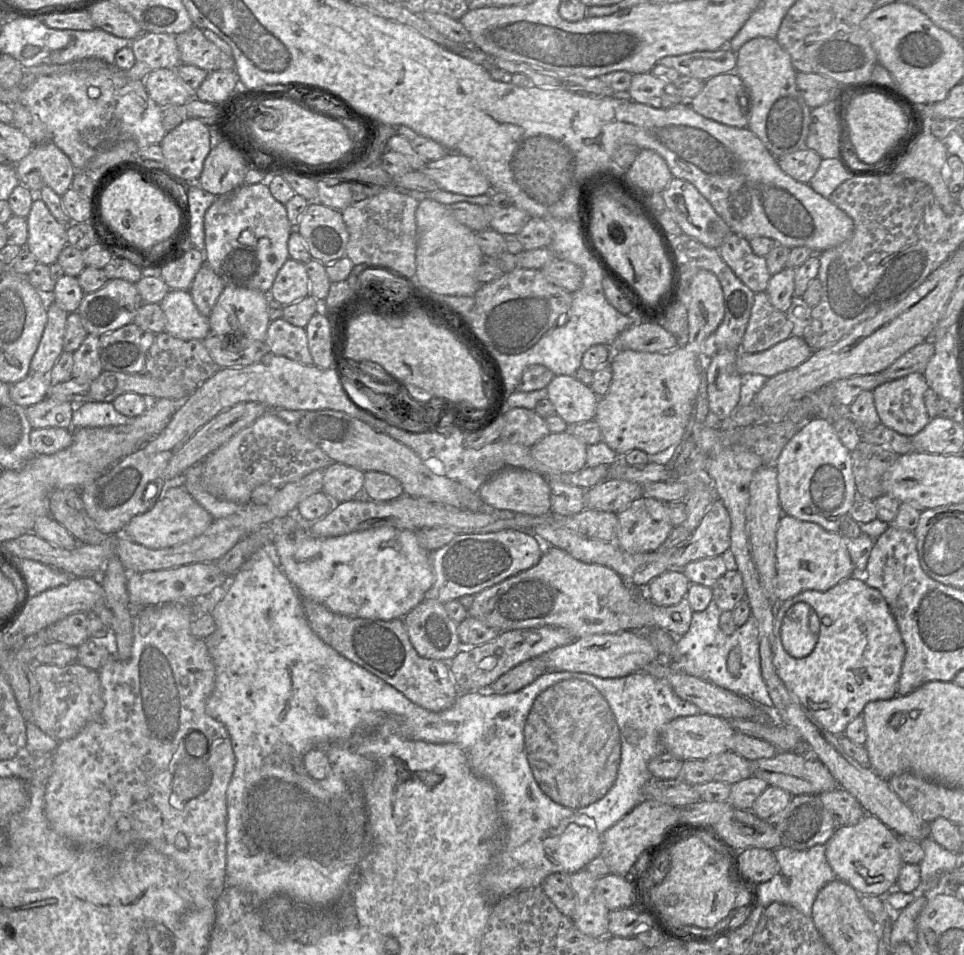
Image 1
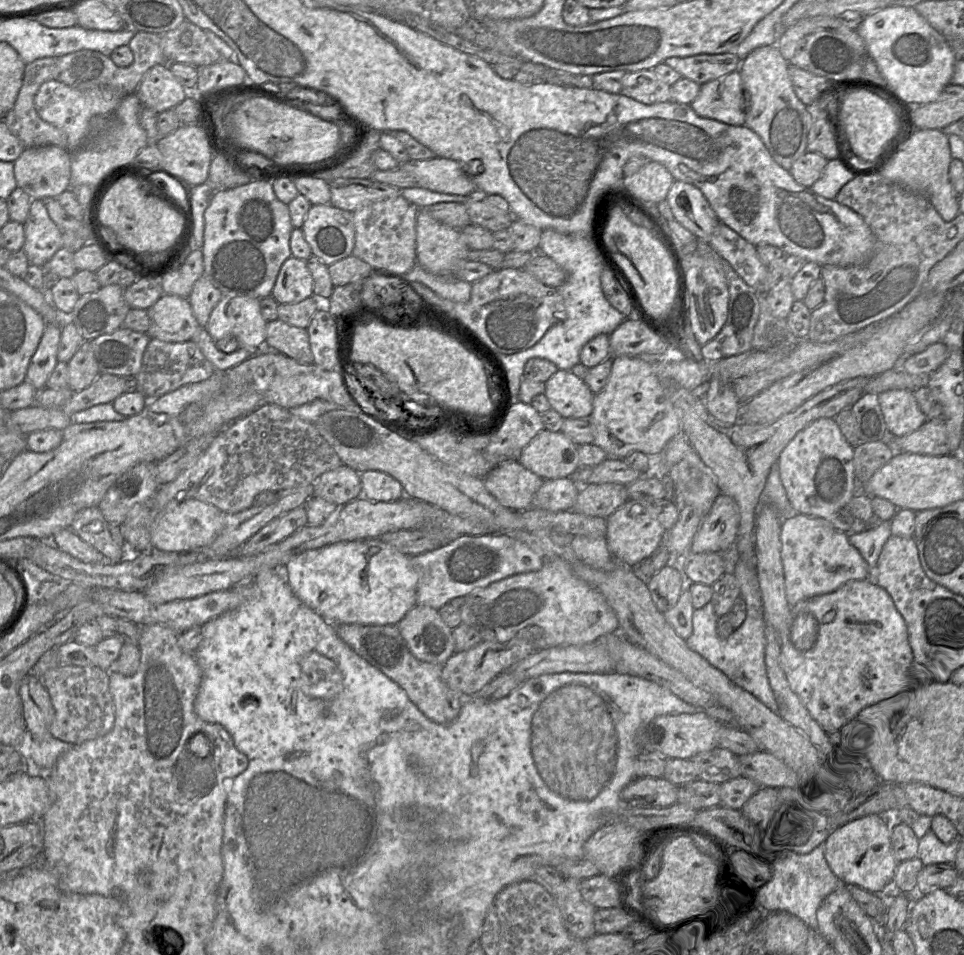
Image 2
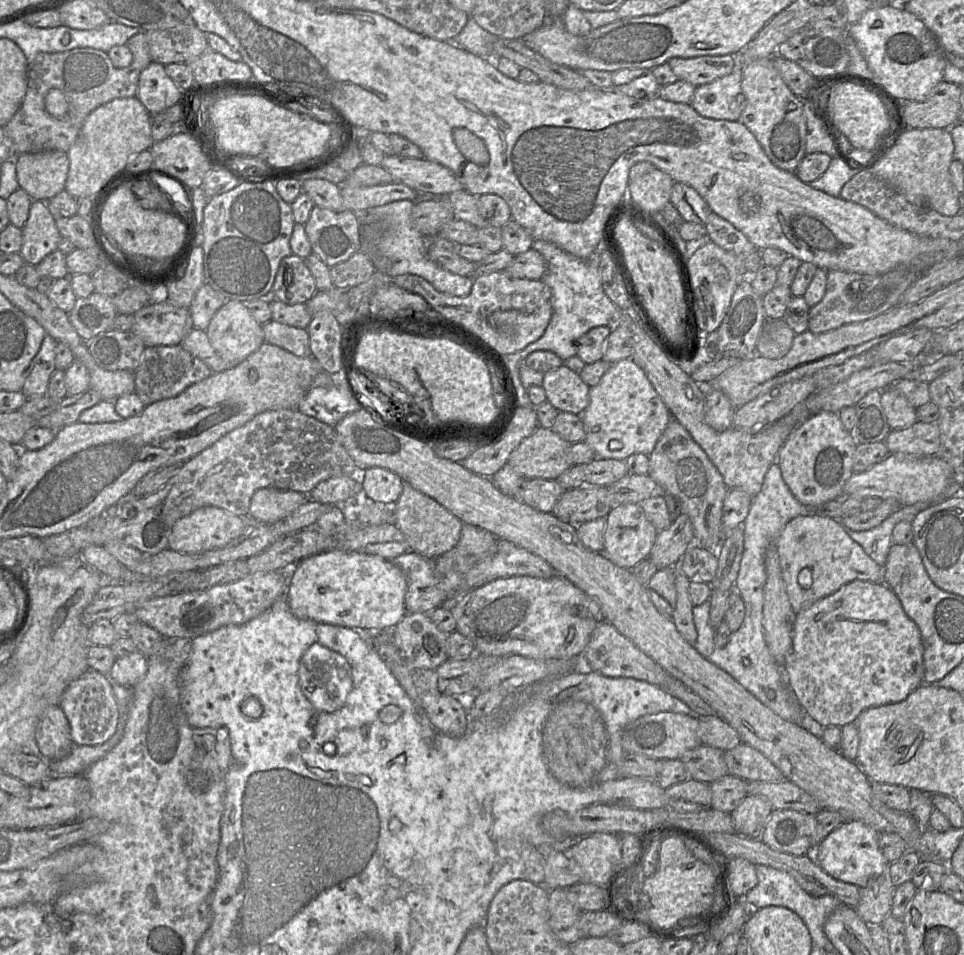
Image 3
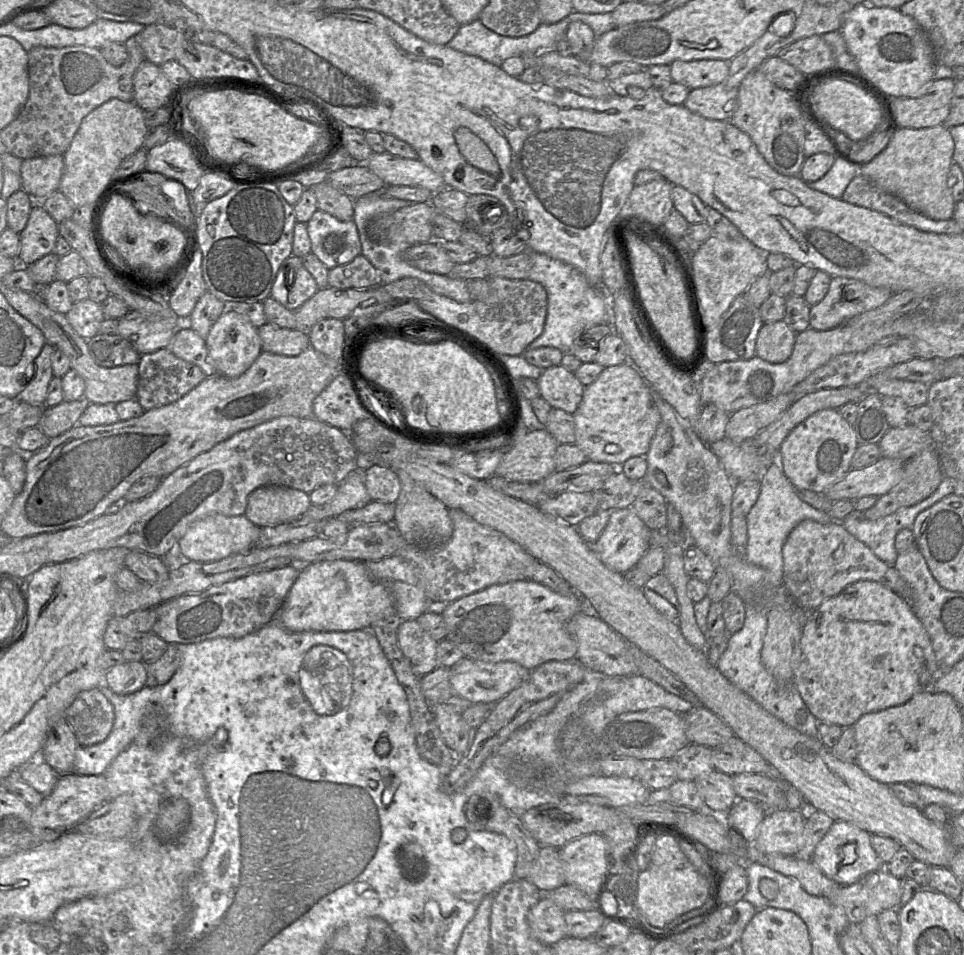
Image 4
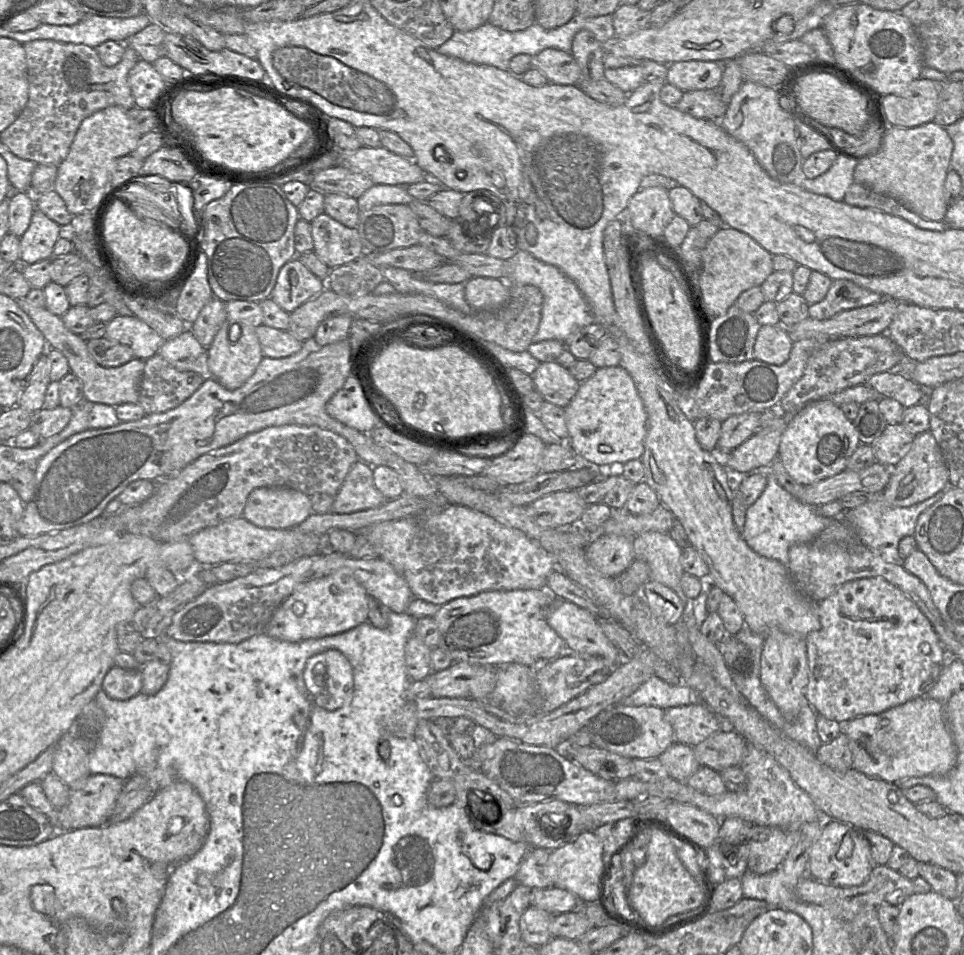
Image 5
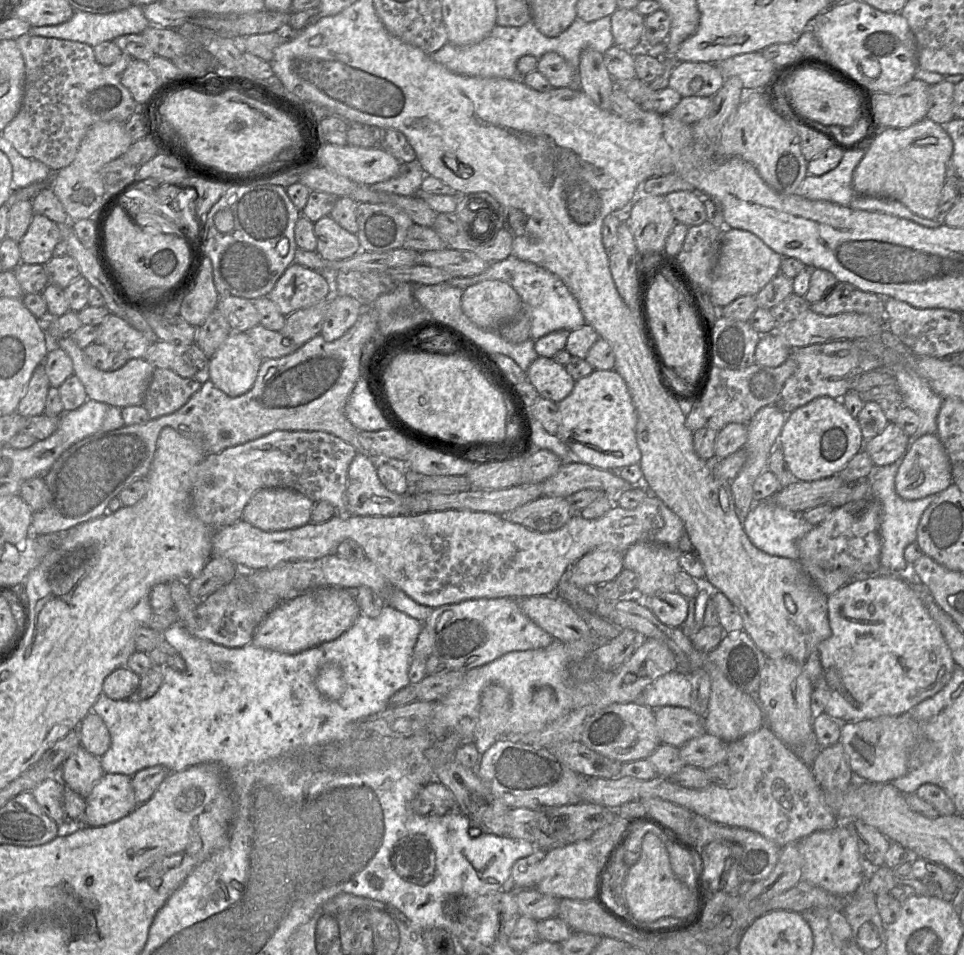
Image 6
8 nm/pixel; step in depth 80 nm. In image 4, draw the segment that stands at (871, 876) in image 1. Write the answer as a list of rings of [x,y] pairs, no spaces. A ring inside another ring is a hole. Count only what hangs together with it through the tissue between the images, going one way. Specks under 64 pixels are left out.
[[[836,820],[817,844],[811,861],[825,876],[840,885],[854,884],[867,874],[885,867],[871,845],[871,834],[841,820]]]

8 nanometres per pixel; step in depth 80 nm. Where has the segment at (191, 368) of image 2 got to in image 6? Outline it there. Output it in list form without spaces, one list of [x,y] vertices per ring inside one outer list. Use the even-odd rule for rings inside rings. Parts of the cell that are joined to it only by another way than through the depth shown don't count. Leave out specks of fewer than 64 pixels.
[[[156,367],[143,400],[150,419],[169,415],[179,410],[203,383],[184,378],[175,371]]]

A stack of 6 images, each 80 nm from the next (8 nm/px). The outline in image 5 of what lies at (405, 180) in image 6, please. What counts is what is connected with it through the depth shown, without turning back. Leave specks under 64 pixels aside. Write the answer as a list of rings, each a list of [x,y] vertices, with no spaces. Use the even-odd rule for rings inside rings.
[[[374,184],[357,199],[357,203],[359,211],[364,212],[379,205],[409,205],[414,200],[416,199],[408,194],[406,186]]]

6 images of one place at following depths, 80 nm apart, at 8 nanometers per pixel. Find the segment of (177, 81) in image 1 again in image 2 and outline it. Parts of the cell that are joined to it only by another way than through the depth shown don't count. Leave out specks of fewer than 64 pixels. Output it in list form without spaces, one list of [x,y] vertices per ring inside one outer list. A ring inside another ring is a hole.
[[[168,63],[149,69],[135,93],[143,107],[148,107],[157,114],[173,109],[192,94],[172,74]]]

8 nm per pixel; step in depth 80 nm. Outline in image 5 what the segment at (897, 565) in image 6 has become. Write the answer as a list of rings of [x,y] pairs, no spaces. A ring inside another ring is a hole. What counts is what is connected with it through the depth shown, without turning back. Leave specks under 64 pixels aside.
[[[883,491],[869,495],[868,500],[857,508],[846,510],[841,519],[848,523],[855,533],[855,540],[881,556],[886,562],[903,567],[903,558],[898,553],[899,541],[913,536],[919,515],[942,498],[940,491],[925,501],[910,507],[891,507],[884,498]]]

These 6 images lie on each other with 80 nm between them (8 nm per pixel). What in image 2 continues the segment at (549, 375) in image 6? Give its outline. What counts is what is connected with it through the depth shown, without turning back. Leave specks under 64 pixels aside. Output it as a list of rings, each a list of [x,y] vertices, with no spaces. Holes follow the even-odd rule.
[[[558,370],[552,375],[545,382],[545,396],[551,409],[564,419],[588,418],[593,410],[594,394],[571,371]]]

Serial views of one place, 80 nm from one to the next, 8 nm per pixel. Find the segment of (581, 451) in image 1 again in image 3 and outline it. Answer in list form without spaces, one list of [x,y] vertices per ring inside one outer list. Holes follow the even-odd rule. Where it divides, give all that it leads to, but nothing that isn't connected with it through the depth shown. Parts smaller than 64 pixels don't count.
[[[538,427],[513,450],[507,464],[524,479],[556,480],[571,467],[570,445],[551,429]]]

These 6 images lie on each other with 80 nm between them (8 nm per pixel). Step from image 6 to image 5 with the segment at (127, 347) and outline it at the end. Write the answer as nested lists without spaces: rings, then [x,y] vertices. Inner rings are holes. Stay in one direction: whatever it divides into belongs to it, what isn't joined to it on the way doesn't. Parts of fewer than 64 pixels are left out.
[[[117,315],[106,324],[104,337],[127,345],[134,357],[141,360],[157,354],[166,341],[139,318],[123,315]]]

